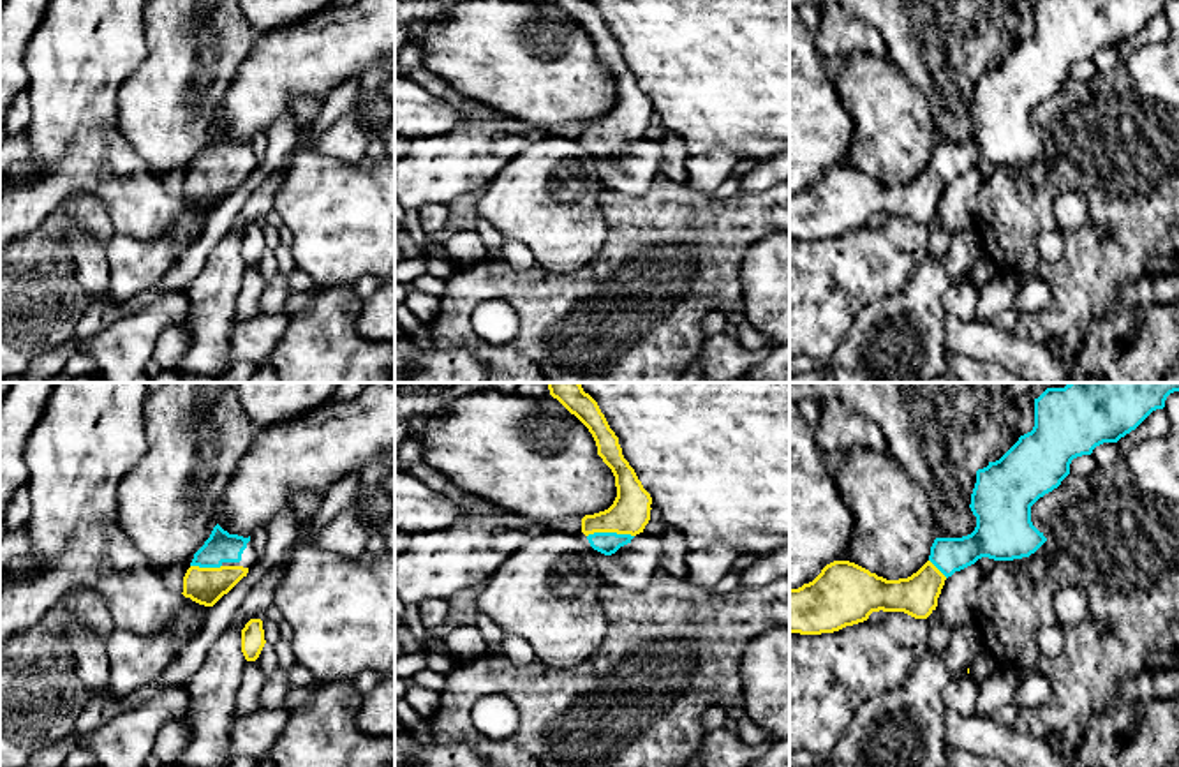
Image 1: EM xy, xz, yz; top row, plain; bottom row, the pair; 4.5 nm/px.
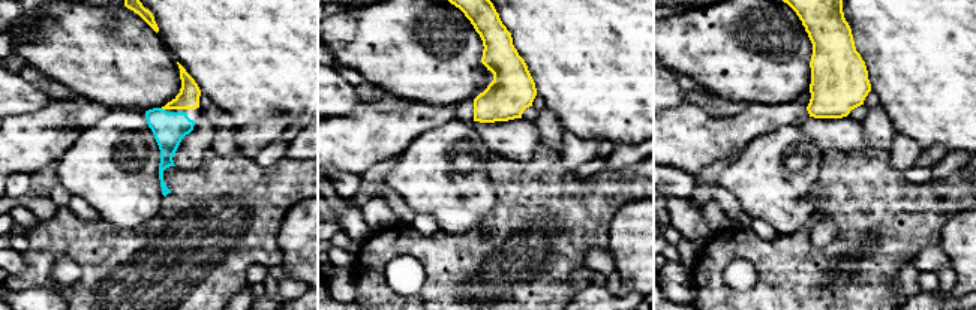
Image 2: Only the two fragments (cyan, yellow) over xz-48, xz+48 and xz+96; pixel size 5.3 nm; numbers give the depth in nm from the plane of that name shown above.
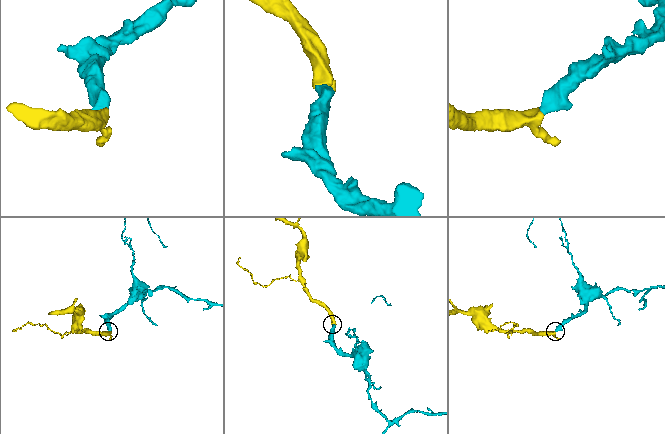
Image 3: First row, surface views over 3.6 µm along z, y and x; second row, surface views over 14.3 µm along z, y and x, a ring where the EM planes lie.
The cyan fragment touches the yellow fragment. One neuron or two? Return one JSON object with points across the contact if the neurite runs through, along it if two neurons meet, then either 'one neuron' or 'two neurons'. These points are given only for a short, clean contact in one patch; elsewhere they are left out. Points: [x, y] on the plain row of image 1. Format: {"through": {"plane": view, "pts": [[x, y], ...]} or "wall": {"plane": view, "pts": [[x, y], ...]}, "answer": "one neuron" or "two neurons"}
{"through": {"plane": "xz", "pts": [[607, 148], [610, 138], [630, 119]]}, "answer": "one neuron"}

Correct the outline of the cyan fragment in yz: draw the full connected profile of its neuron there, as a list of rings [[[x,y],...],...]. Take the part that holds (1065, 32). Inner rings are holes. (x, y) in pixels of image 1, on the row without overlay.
[[[1040,0],[1034,4],[1034,32],[996,67],[976,76],[971,116],[976,132],[962,143],[936,143],[929,166],[911,182],[886,185],[869,175],[834,166],[809,189],[790,194],[790,238],[834,238],[869,224],[872,217],[904,217],[927,224],[938,212],[945,185],[982,162],[1013,166],[1034,159],[1047,143],[1031,127],[1031,111],[1061,90],[1073,63],[1091,60],[1103,48],[1117,48],[1153,16],[1163,14],[1168,0]]]

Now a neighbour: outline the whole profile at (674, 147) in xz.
[[[666,132],[661,139],[663,148],[663,175],[671,178],[673,182],[684,183],[687,178],[687,171],[684,166],[684,159],[687,157],[687,145],[686,141],[677,136],[675,132]]]

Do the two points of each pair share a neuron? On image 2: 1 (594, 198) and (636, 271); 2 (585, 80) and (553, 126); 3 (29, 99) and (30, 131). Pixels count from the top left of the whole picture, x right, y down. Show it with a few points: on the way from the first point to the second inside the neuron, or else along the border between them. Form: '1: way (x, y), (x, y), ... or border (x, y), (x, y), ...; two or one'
1: border (636, 201), (615, 214), (607, 247); two
2: border (544, 108), (556, 117), (565, 132); two
3: border (53, 101), (33, 111), (15, 114); two

